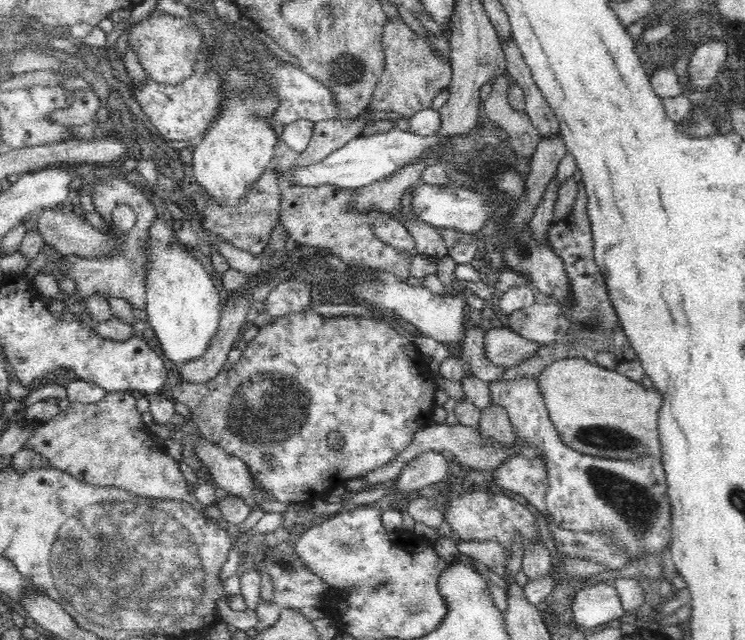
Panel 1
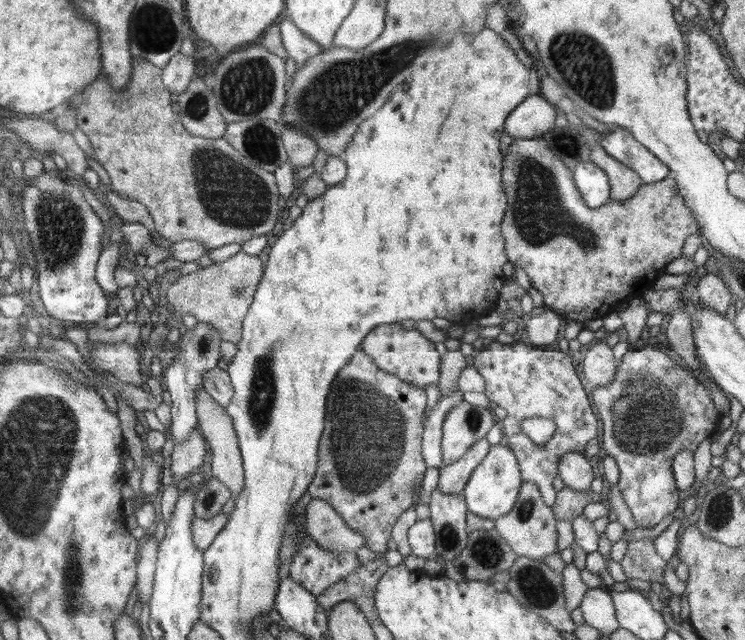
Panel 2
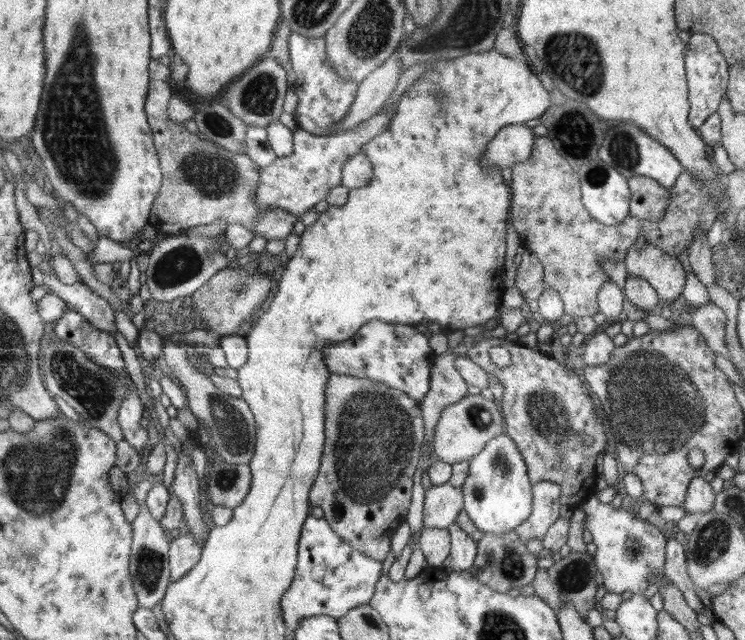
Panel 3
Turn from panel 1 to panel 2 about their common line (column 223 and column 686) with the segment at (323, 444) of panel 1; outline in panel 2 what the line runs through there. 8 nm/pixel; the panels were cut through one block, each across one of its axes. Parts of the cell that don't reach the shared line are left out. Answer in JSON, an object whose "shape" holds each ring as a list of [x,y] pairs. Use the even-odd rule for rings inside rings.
{"shape":[[[648,343],[630,348],[617,366],[614,380],[608,386],[594,387],[592,392],[598,416],[602,420],[603,449],[612,456],[620,470],[618,486],[622,498],[634,516],[636,526],[654,527],[678,508],[679,489],[675,484],[671,462],[677,452],[696,451],[698,444],[718,433],[723,416],[710,398],[710,392],[688,371],[676,365],[670,355]]]}

